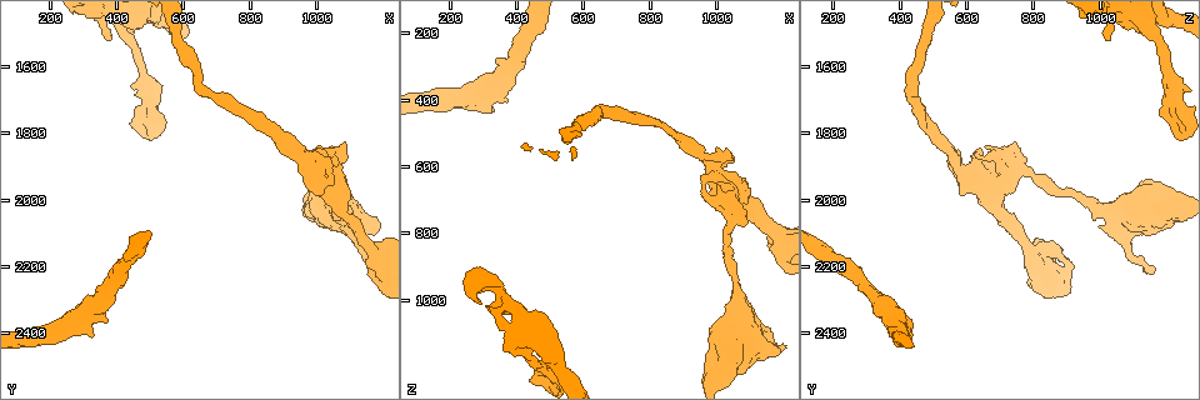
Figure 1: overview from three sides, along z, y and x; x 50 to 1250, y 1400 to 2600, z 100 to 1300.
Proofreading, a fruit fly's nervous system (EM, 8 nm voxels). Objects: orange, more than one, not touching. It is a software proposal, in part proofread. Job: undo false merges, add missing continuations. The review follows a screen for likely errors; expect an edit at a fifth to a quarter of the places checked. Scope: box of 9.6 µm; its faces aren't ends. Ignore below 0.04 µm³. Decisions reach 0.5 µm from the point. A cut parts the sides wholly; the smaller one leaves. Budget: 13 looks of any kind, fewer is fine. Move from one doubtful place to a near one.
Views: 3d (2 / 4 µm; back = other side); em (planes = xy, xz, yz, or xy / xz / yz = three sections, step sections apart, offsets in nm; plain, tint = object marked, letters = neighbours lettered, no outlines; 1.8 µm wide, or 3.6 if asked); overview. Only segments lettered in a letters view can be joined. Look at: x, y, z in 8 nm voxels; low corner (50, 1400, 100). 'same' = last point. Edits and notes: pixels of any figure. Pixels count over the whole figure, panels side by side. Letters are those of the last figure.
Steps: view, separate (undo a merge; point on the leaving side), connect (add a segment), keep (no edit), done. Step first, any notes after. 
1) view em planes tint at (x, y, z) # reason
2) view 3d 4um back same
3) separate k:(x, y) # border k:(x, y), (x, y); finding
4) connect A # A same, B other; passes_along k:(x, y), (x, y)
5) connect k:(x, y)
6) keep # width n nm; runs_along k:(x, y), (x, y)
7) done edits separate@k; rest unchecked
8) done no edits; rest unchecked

view 3d 4um at (1100, 2100, 1030) # branch stops here

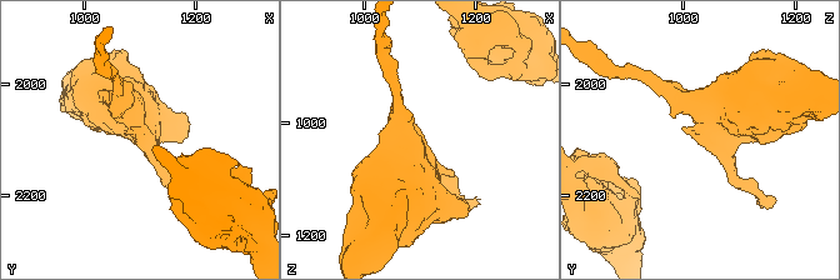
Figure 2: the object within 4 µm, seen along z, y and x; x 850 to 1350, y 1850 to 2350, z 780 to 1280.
view em yz step 4 letters at (1100, 2105, 1025)

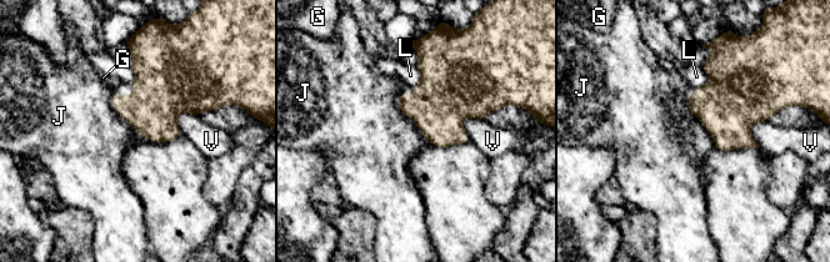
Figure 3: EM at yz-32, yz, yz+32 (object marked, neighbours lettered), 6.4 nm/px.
keep # G other, J other, L other, V other; no lettered segment goes on from it

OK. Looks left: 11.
view 3d 2um at (990, 1930, 590) # thick turns thin

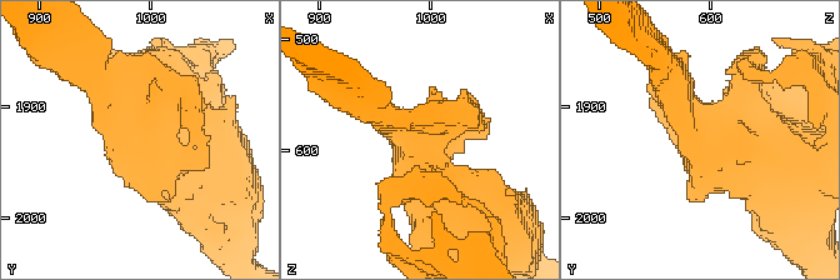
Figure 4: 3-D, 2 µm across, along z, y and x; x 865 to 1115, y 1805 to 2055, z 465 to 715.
view em planes tint at (990, 1926, 590) # need the tissue

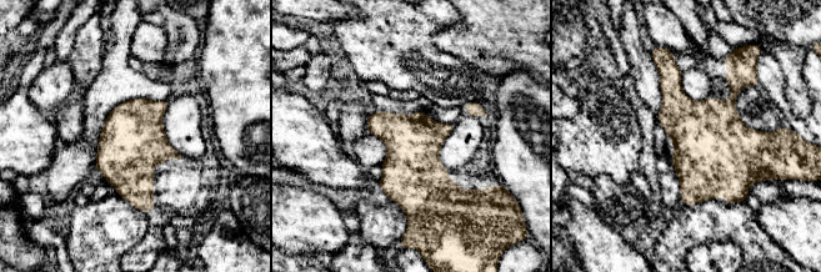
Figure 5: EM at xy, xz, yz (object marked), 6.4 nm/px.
view em planes letters same # see the neighbours

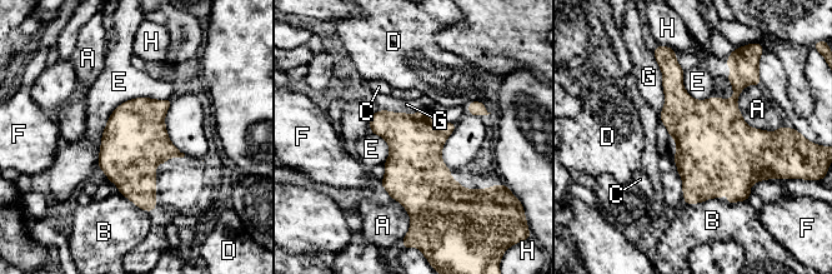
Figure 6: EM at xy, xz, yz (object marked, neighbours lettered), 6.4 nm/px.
keep # A other, B other, C other, D other, E other, F other, G other, H other; all the same neuron

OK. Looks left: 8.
view 3d 4um at (1190, 2190, 810) # arms run side by side

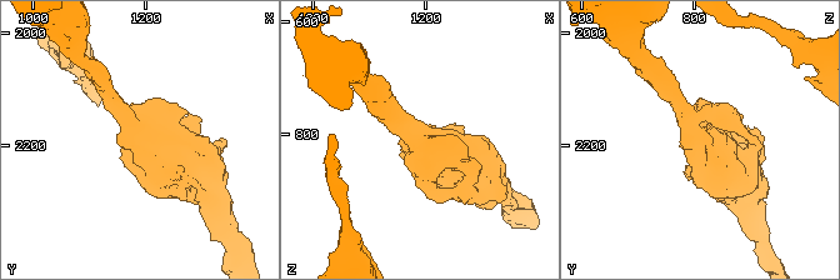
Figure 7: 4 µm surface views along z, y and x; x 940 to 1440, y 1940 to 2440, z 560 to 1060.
view em planes letters at (1195, 2190, 815)

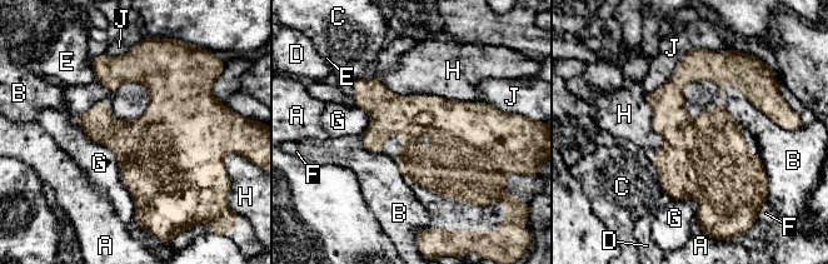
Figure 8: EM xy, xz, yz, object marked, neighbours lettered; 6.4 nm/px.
keep # A other, B other, C other, D other, E other, F other, G other, H other, J other; border 8:(74, 120), (115, 155), (134, 218); continuous, no second neuron

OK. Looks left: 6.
view 3d 2um at (330, 2410, 430)

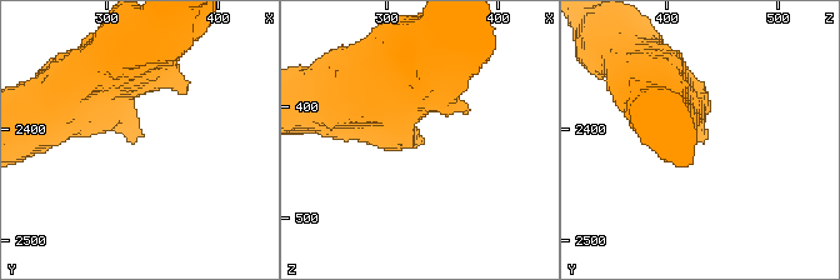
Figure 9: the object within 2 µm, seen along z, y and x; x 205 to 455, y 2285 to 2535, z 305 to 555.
view em planes letters at (330, 2412, 432)

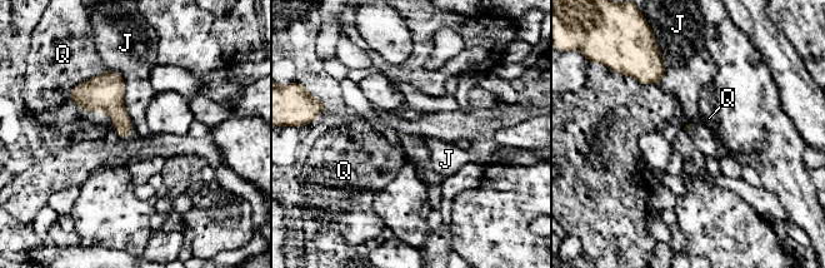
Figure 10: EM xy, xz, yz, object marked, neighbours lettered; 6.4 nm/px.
keep # J other, Q other; border 10:(108, 68), (123, 79), (135, 129); none of them fits

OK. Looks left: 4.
view em 3.6um xy step 16 tint at (510, 1750, 1230)

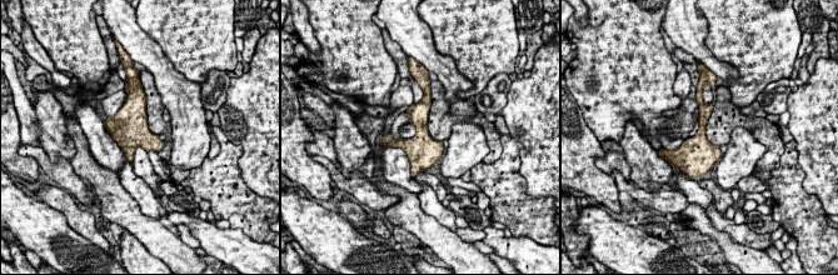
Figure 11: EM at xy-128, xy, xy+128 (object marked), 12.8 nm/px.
view em 3.6um yz step 16 letters same

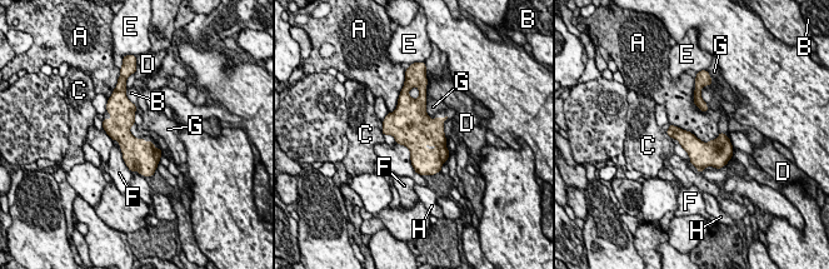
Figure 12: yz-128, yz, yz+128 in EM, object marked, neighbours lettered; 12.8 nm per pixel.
keep # A other, B other, C other, D other, E other, F other, G other, H other; border 12:(669, 124), (704, 142), (720, 133); one neuron here

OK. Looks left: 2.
done no edits; rest unchecked

